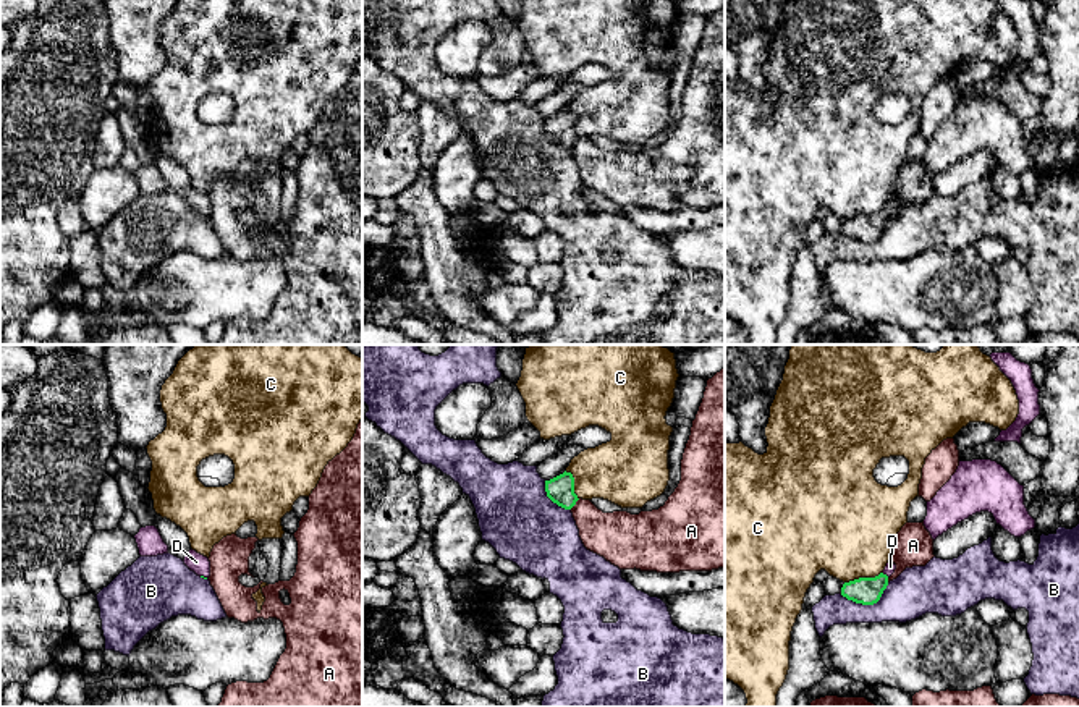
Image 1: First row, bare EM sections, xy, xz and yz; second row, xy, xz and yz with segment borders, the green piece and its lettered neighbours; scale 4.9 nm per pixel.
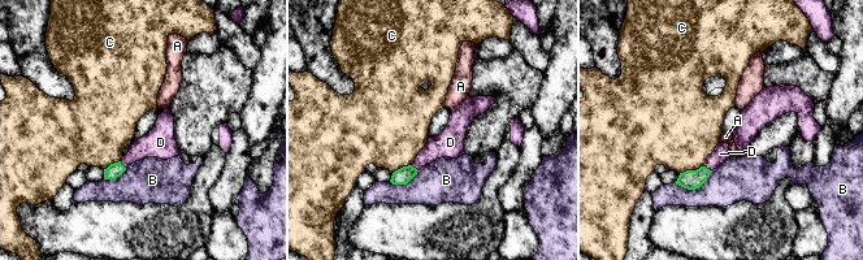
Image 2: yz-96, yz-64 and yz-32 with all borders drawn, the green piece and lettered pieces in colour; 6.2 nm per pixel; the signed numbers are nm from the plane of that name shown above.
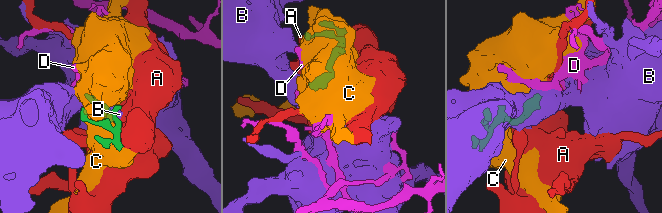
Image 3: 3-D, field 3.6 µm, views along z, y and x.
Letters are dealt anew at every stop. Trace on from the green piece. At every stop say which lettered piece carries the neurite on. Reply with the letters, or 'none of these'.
D

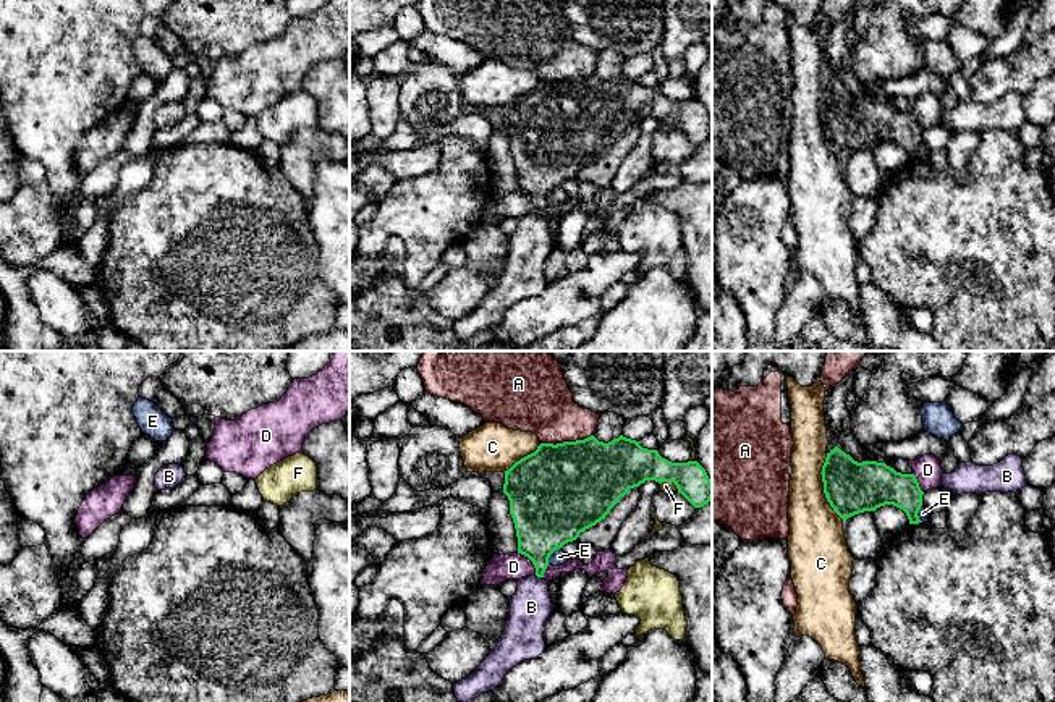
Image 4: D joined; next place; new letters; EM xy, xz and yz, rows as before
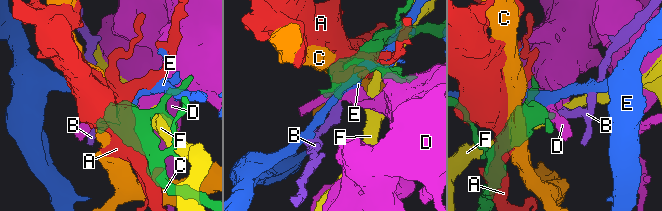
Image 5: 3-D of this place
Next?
B

